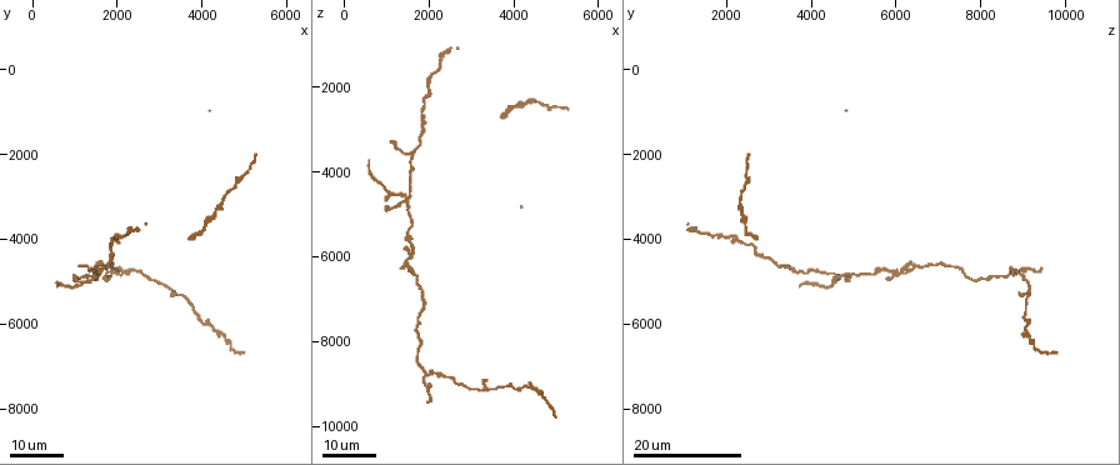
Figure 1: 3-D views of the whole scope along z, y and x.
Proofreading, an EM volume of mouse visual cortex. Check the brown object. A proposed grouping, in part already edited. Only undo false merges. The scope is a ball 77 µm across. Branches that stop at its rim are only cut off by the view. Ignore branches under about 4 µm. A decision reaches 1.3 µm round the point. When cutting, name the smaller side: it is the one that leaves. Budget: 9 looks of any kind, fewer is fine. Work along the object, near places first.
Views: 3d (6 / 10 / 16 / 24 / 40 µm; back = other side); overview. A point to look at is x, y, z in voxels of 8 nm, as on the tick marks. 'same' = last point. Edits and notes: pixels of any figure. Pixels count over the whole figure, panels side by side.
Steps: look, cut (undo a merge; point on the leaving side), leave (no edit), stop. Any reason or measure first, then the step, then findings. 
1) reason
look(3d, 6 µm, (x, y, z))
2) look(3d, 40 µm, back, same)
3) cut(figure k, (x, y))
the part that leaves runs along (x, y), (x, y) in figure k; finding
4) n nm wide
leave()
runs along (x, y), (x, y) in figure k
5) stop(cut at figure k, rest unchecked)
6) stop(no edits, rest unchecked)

two arms in line, one across
look(3d, 16 µm, (1950, 4000, 2250))

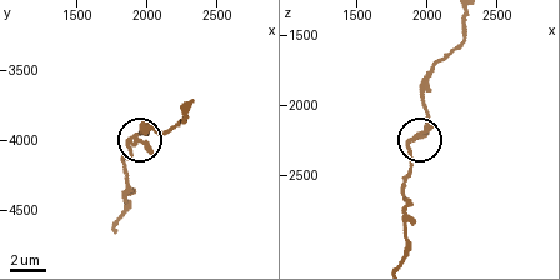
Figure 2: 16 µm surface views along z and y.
look(3d, 10 µm, same)

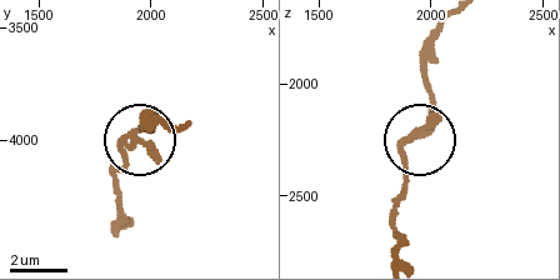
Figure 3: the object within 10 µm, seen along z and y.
look(3d, 6 µm, same)

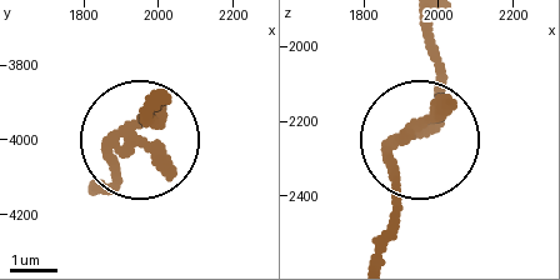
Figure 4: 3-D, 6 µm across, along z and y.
side arm 14 µm
leave()
one neuron here

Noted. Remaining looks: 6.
arms part here
look(3d, 16 µm, (1600, 4750, 3600))

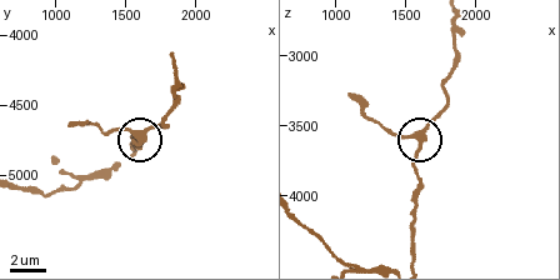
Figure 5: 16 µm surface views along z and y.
closer look
look(3d, 6 µm, (1560, 4700, 3560))

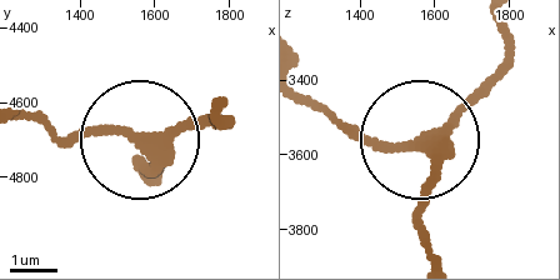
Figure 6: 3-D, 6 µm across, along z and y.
leave()
runs along (425, 248), (433, 153), (353, 136), (305, 104) in figure 6; all the same neuron

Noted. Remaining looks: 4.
four arms meet
look(3d, 16 µm, (1400, 4850, 4600))

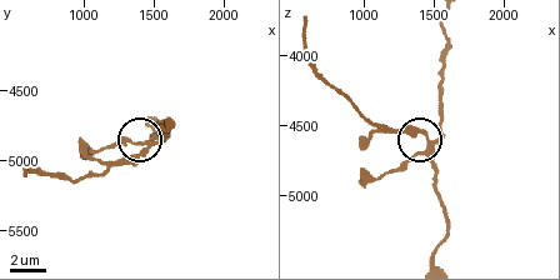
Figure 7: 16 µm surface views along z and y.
look(3d, 10 µm, (1460, 4880, 4640))

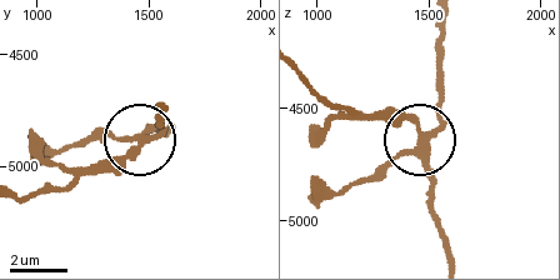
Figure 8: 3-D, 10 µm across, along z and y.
230 nm wide
cut(figure 8, (106, 168))
the part that leaves runs along (416, 133), (403, 120), (359, 118), (301, 78) in figure 8; a second neuron is stuck on

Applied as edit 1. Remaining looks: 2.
stop(cut at figure 8, rest unchecked)

